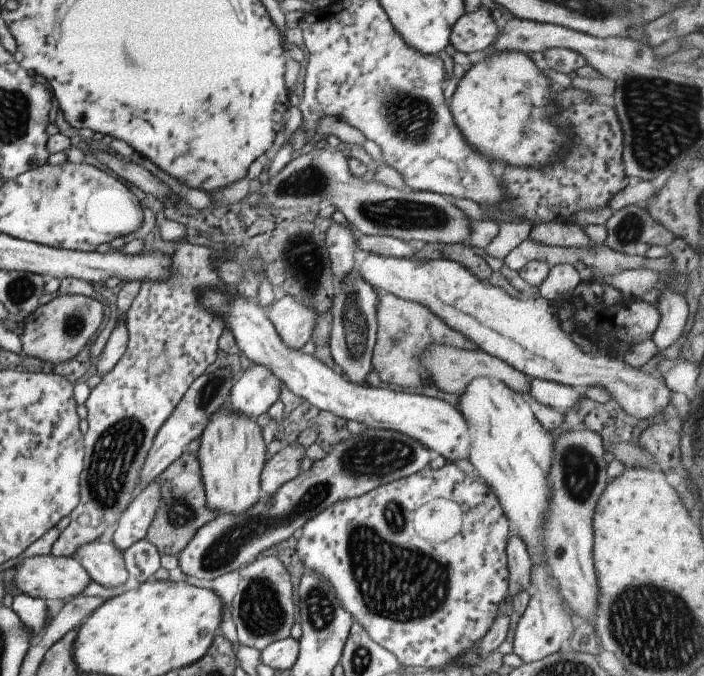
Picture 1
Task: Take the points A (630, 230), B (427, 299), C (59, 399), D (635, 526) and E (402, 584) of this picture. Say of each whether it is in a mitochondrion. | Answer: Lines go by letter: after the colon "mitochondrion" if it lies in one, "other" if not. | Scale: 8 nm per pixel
A: mitochondrion
B: other
C: other
D: other
E: mitochondrion

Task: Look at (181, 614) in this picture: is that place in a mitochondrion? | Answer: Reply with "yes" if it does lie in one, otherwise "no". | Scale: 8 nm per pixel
no

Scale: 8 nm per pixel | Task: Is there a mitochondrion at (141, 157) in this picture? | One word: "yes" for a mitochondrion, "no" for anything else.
no

